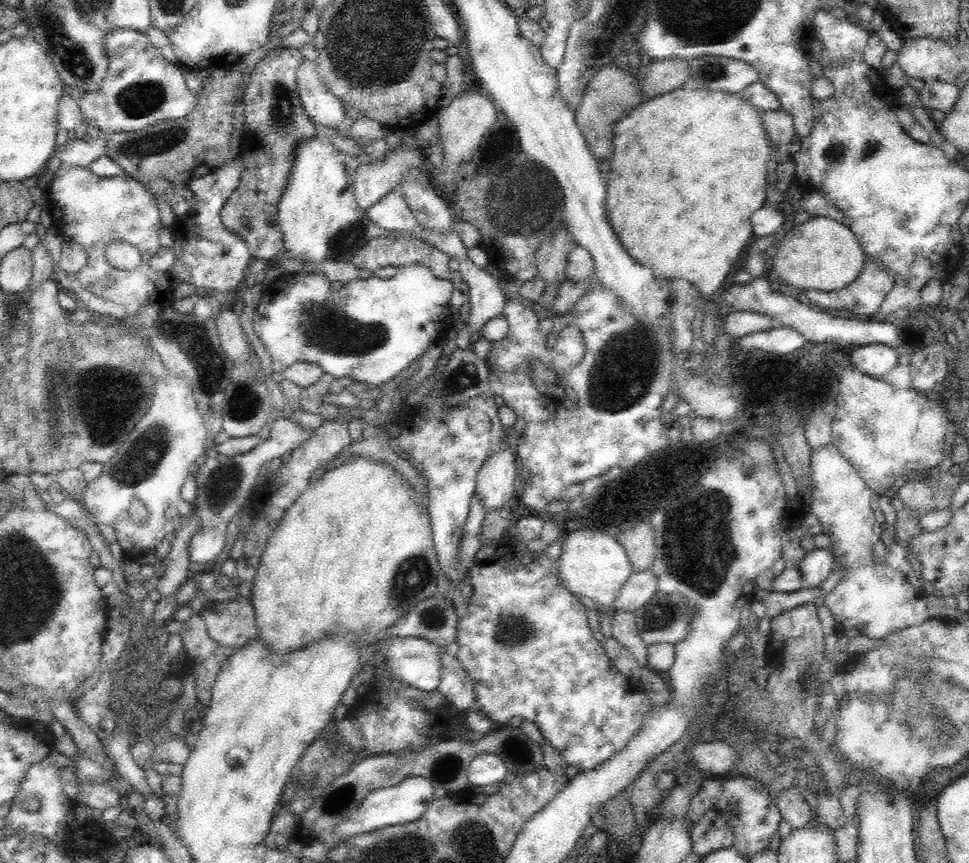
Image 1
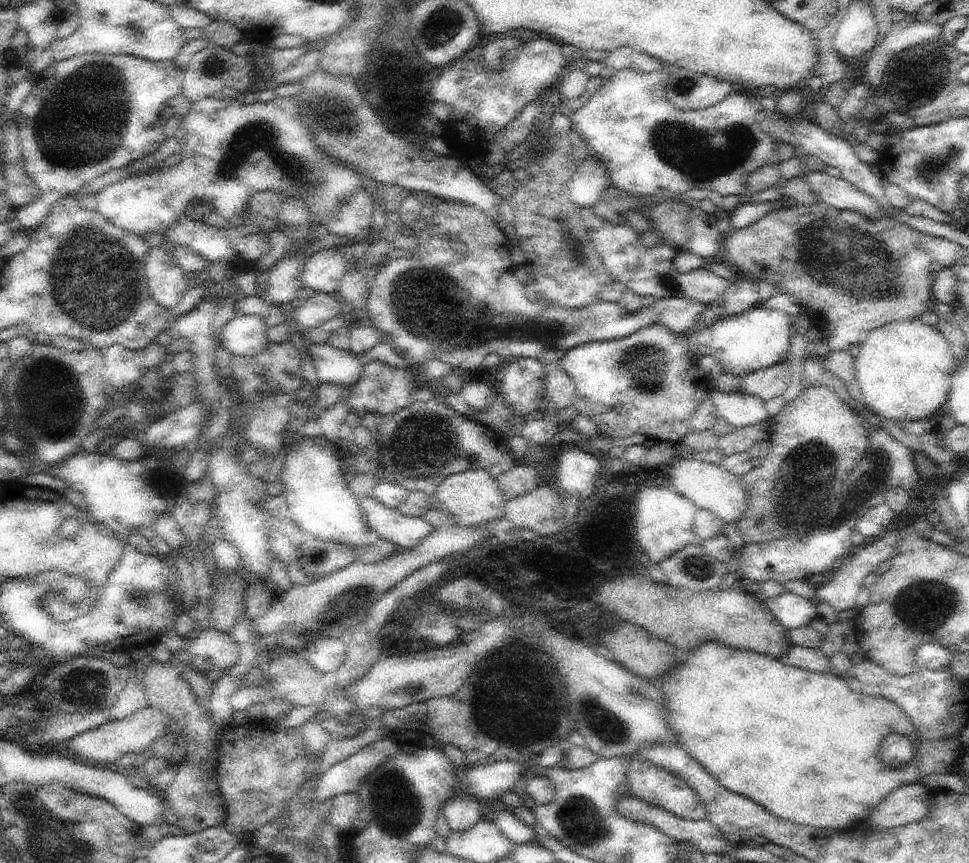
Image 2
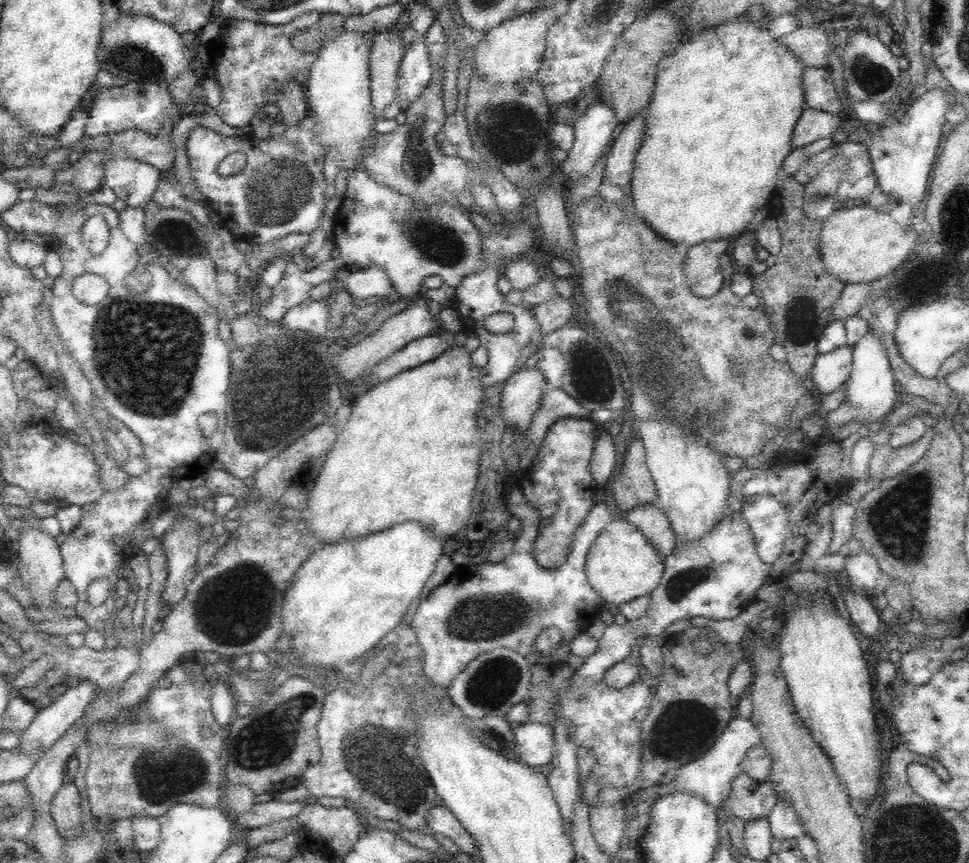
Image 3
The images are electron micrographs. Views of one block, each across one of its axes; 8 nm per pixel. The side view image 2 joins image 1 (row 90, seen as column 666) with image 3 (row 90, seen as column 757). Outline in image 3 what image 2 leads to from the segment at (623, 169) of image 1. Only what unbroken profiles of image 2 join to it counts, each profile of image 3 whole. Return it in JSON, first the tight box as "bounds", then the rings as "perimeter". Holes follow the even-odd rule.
{"bounds":[630,18,806,246],"perimeter":[[[736,18],[724,24],[716,24],[704,30],[694,32],[694,38],[678,46],[668,58],[662,58],[660,64],[656,66],[656,86],[652,94],[652,102],[646,108],[646,134],[644,142],[640,146],[640,152],[634,162],[634,174],[632,174],[632,184],[630,190],[634,194],[634,204],[642,210],[644,220],[650,224],[650,228],[660,234],[660,238],[670,240],[674,244],[682,246],[696,246],[700,242],[708,240],[728,240],[730,236],[738,236],[746,232],[748,224],[754,220],[756,212],[770,204],[772,194],[780,182],[782,176],[782,166],[784,160],[792,154],[792,138],[796,130],[796,122],[802,116],[806,108],[806,96],[804,96],[804,66],[792,54],[786,46],[780,44],[778,38],[774,38],[760,22],[746,20],[746,18]]]}

